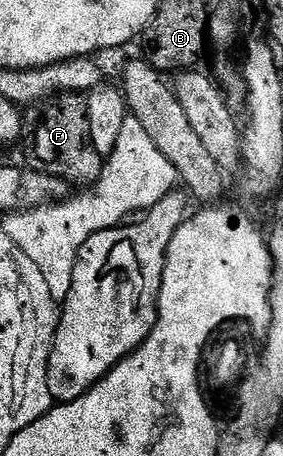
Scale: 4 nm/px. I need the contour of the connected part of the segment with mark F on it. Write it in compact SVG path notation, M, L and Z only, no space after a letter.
M85 94L63 95L27 110L24 115L24 144L29 170L62 179L67 185L86 189L102 176L104 157L92 145L92 125L88 125Z

